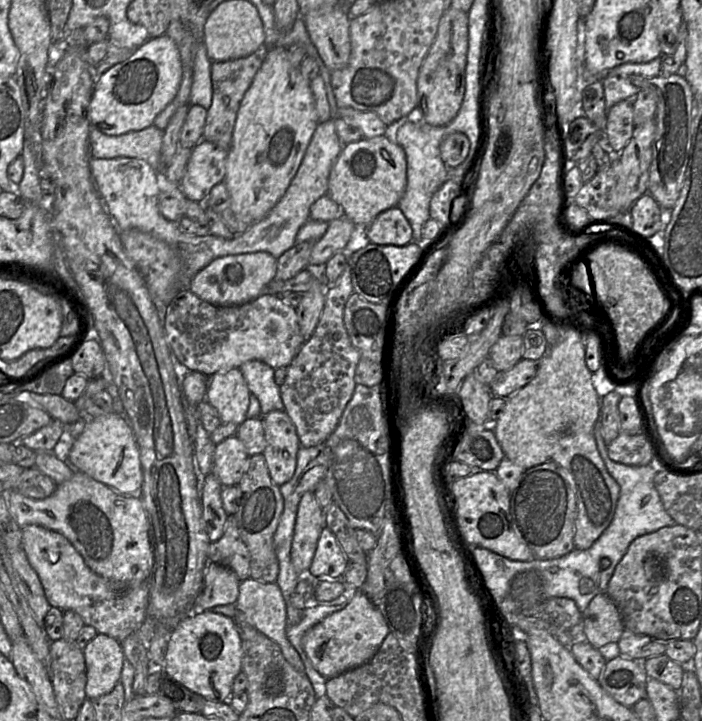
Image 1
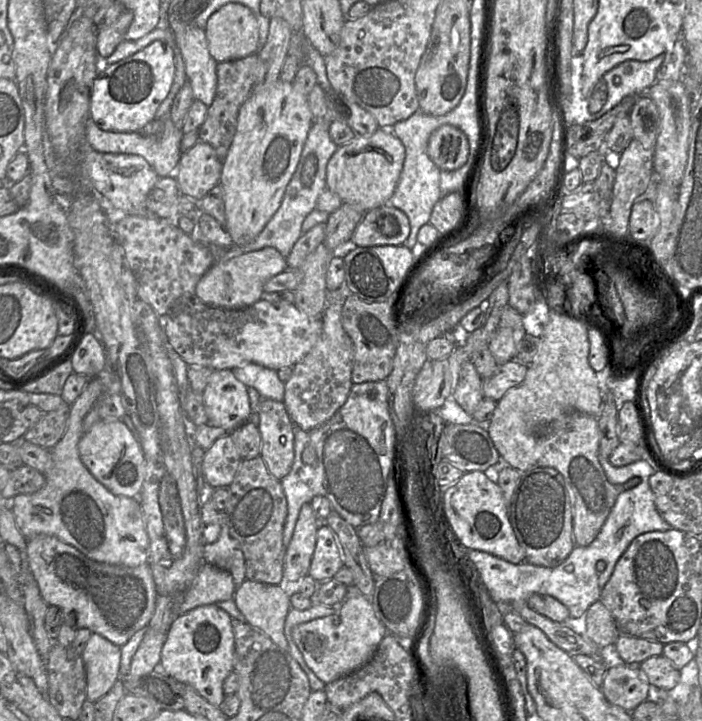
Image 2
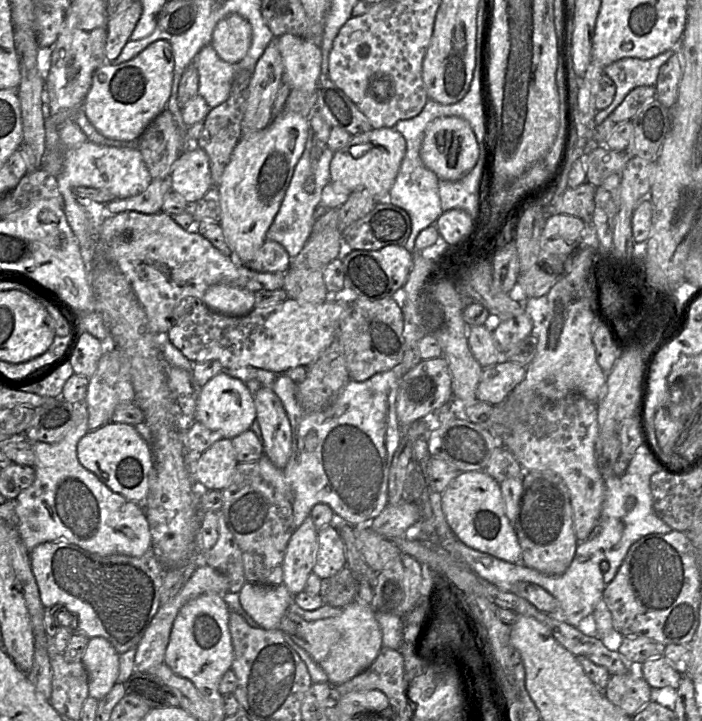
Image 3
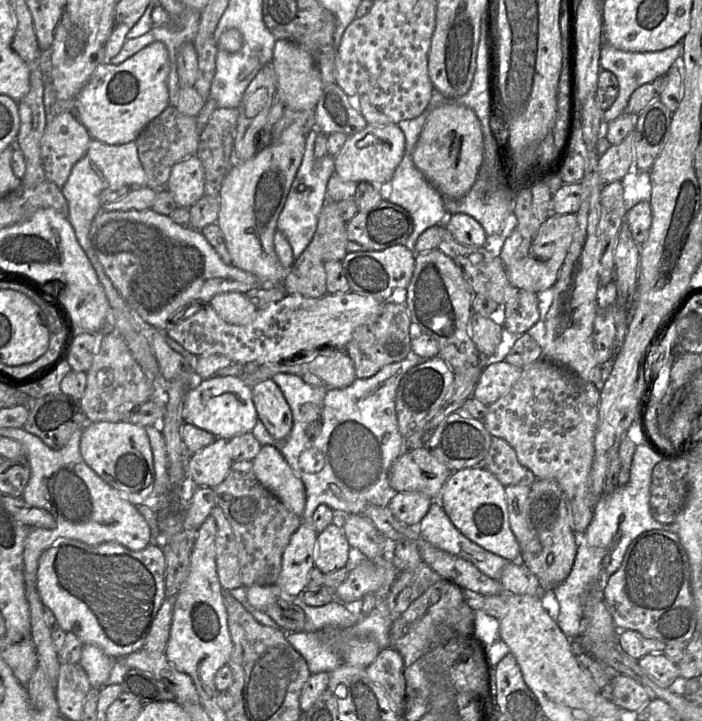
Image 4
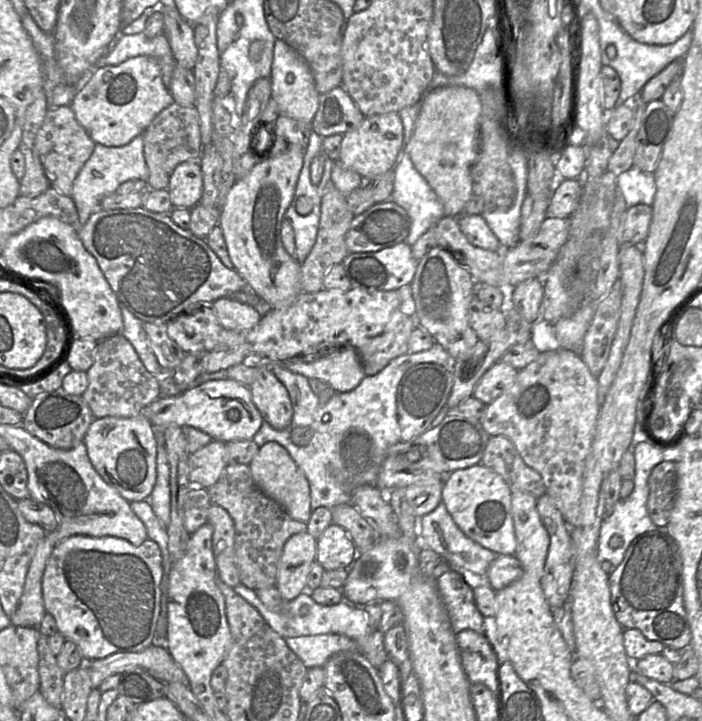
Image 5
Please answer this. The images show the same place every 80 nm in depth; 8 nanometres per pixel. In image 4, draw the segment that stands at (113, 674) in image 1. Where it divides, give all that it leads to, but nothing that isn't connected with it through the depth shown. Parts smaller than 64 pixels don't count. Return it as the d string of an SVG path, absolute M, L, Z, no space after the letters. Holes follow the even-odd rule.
M86 644L83 646L79 663L88 676L91 688L101 689L107 684L116 660L96 645Z

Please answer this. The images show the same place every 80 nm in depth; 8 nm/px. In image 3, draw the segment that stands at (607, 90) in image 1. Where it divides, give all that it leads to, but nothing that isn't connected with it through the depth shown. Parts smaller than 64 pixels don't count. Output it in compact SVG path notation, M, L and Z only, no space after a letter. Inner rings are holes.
M669 49L651 59L623 58L606 66L604 73L614 81L616 92L610 106L596 113L596 125L601 124L636 87L655 86L661 66L674 53L674 49Z

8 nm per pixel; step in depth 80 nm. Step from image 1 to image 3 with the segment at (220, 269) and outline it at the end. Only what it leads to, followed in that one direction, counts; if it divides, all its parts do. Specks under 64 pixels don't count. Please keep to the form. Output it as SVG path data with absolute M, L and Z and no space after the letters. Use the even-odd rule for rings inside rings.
M265 240L252 261L246 265L257 272L286 273L291 265L286 249L278 242ZM214 284L207 289L202 302L219 313L244 316L255 308L255 293L226 284Z

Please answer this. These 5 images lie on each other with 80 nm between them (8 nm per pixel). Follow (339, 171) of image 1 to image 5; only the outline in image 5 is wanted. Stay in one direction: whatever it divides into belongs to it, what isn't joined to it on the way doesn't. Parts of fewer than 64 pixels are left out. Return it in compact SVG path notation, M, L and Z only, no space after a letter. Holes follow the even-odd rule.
M399 112L366 116L356 129L344 134L337 161L362 177L381 175L397 165L403 140L404 127Z

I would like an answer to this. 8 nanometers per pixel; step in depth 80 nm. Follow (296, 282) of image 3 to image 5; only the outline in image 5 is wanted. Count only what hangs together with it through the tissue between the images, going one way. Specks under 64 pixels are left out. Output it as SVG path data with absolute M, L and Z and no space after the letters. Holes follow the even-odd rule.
M331 183L325 192L321 203L320 223L316 242L300 268L300 292L315 293L324 289L324 277L328 270L341 264L350 253L345 243L345 236L354 215L351 212L346 195L337 190Z

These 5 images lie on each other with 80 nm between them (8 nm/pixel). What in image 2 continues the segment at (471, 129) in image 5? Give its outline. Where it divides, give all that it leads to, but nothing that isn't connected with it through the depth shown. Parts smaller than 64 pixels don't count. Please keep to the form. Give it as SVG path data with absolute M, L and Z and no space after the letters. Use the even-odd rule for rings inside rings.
M443 125L430 135L427 152L441 171L457 170L467 162L469 141L459 128Z

